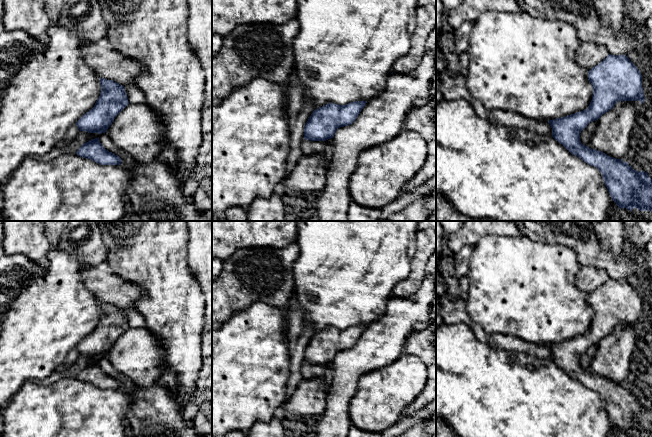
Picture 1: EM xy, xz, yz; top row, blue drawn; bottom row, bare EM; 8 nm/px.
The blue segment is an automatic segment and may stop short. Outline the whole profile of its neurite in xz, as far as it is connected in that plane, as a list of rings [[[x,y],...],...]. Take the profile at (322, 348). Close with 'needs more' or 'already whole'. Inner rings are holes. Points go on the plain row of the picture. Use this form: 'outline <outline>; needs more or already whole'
outline [[[355,325],[346,329],[326,328],[315,333],[304,351],[304,363],[326,365],[334,361],[338,352],[351,349],[366,325]]]; already whole

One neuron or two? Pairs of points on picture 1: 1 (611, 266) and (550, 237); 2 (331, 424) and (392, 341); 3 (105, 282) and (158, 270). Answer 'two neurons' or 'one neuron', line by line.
1: one neuron
2: one neuron
3: two neurons

